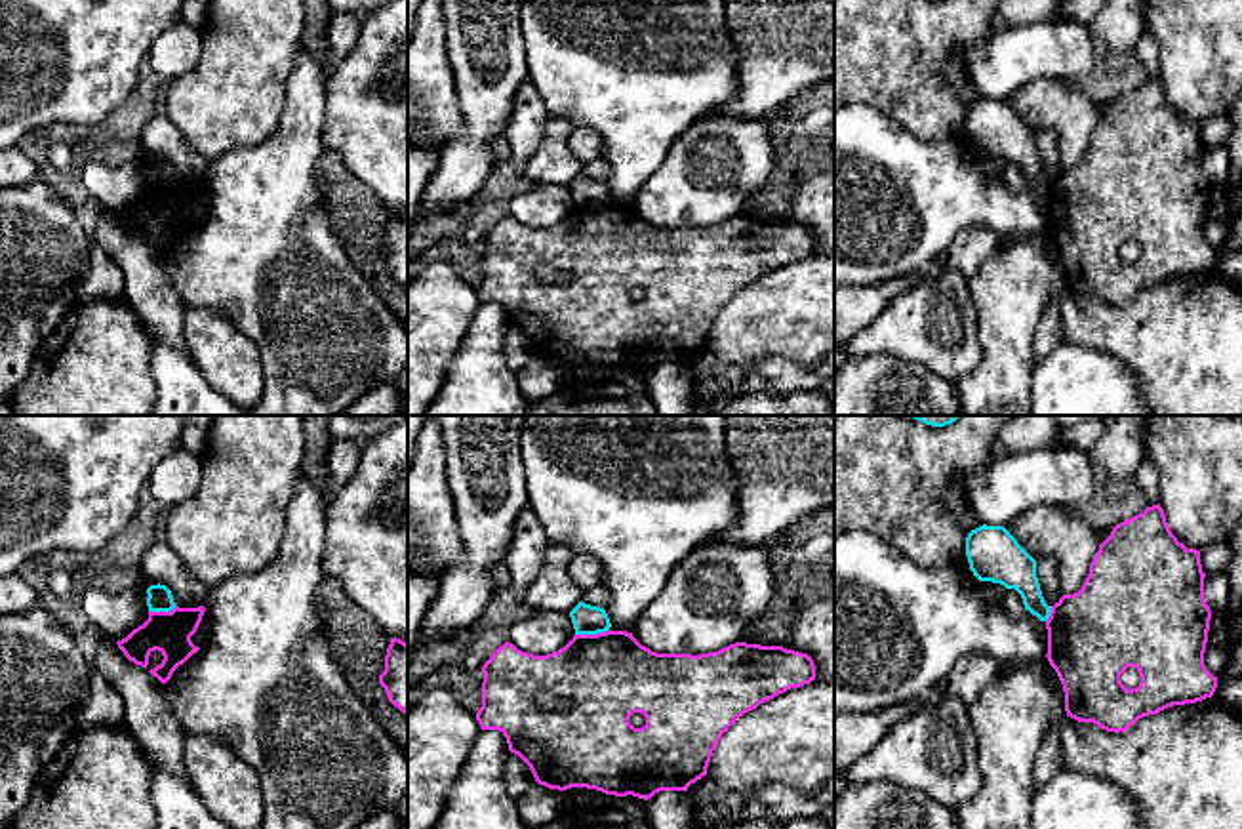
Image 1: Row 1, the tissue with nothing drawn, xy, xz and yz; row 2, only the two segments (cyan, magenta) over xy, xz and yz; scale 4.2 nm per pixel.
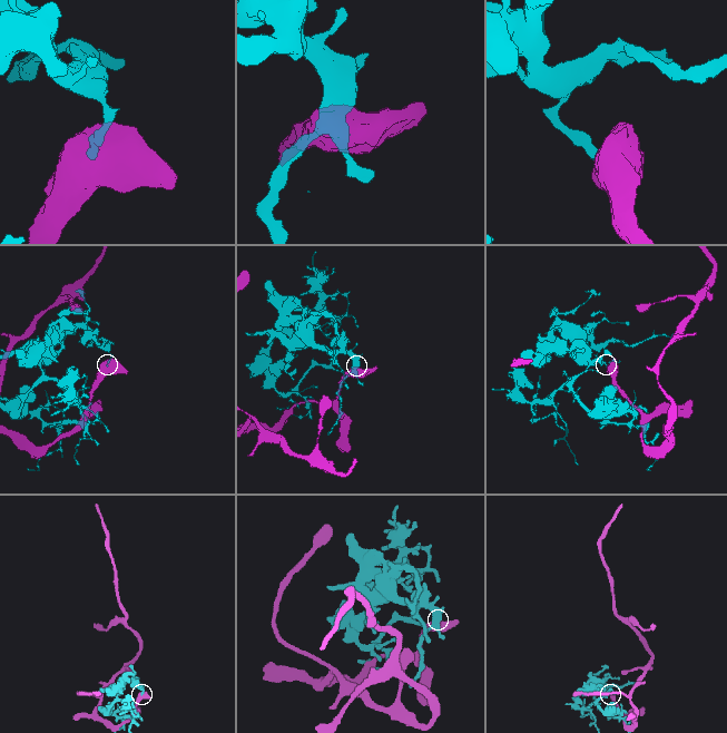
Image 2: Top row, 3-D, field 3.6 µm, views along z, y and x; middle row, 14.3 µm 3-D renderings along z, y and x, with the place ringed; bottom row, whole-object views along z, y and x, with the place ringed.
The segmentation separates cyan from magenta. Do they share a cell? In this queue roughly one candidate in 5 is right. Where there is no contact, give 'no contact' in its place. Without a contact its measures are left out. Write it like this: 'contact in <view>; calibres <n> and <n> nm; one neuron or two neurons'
contact in xz; calibres 130 and 420 nm; two neurons

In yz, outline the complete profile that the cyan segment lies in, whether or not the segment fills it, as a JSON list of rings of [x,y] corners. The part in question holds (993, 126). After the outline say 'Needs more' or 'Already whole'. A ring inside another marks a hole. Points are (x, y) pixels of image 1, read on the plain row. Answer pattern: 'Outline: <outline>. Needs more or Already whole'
Outline: [[[979,99],[966,111],[970,143],[979,154],[1015,162],[1032,189],[1048,194],[1052,179],[1046,177],[1036,151],[1036,133],[1017,116],[1004,99]]]. Already whole

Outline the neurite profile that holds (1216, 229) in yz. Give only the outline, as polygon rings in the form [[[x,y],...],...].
[[[1212,185],[1204,238],[1213,250],[1219,250],[1229,234],[1229,213],[1225,206],[1225,192],[1227,185]]]

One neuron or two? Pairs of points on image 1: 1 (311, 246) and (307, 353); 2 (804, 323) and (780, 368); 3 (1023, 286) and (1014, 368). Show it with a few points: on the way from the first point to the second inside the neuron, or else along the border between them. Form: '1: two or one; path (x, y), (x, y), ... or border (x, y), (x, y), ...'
1: one; path (307, 273), (307, 326)
2: two; border (814, 364), (766, 359), (745, 384)
3: one; path (1014, 307), (1014, 347)

